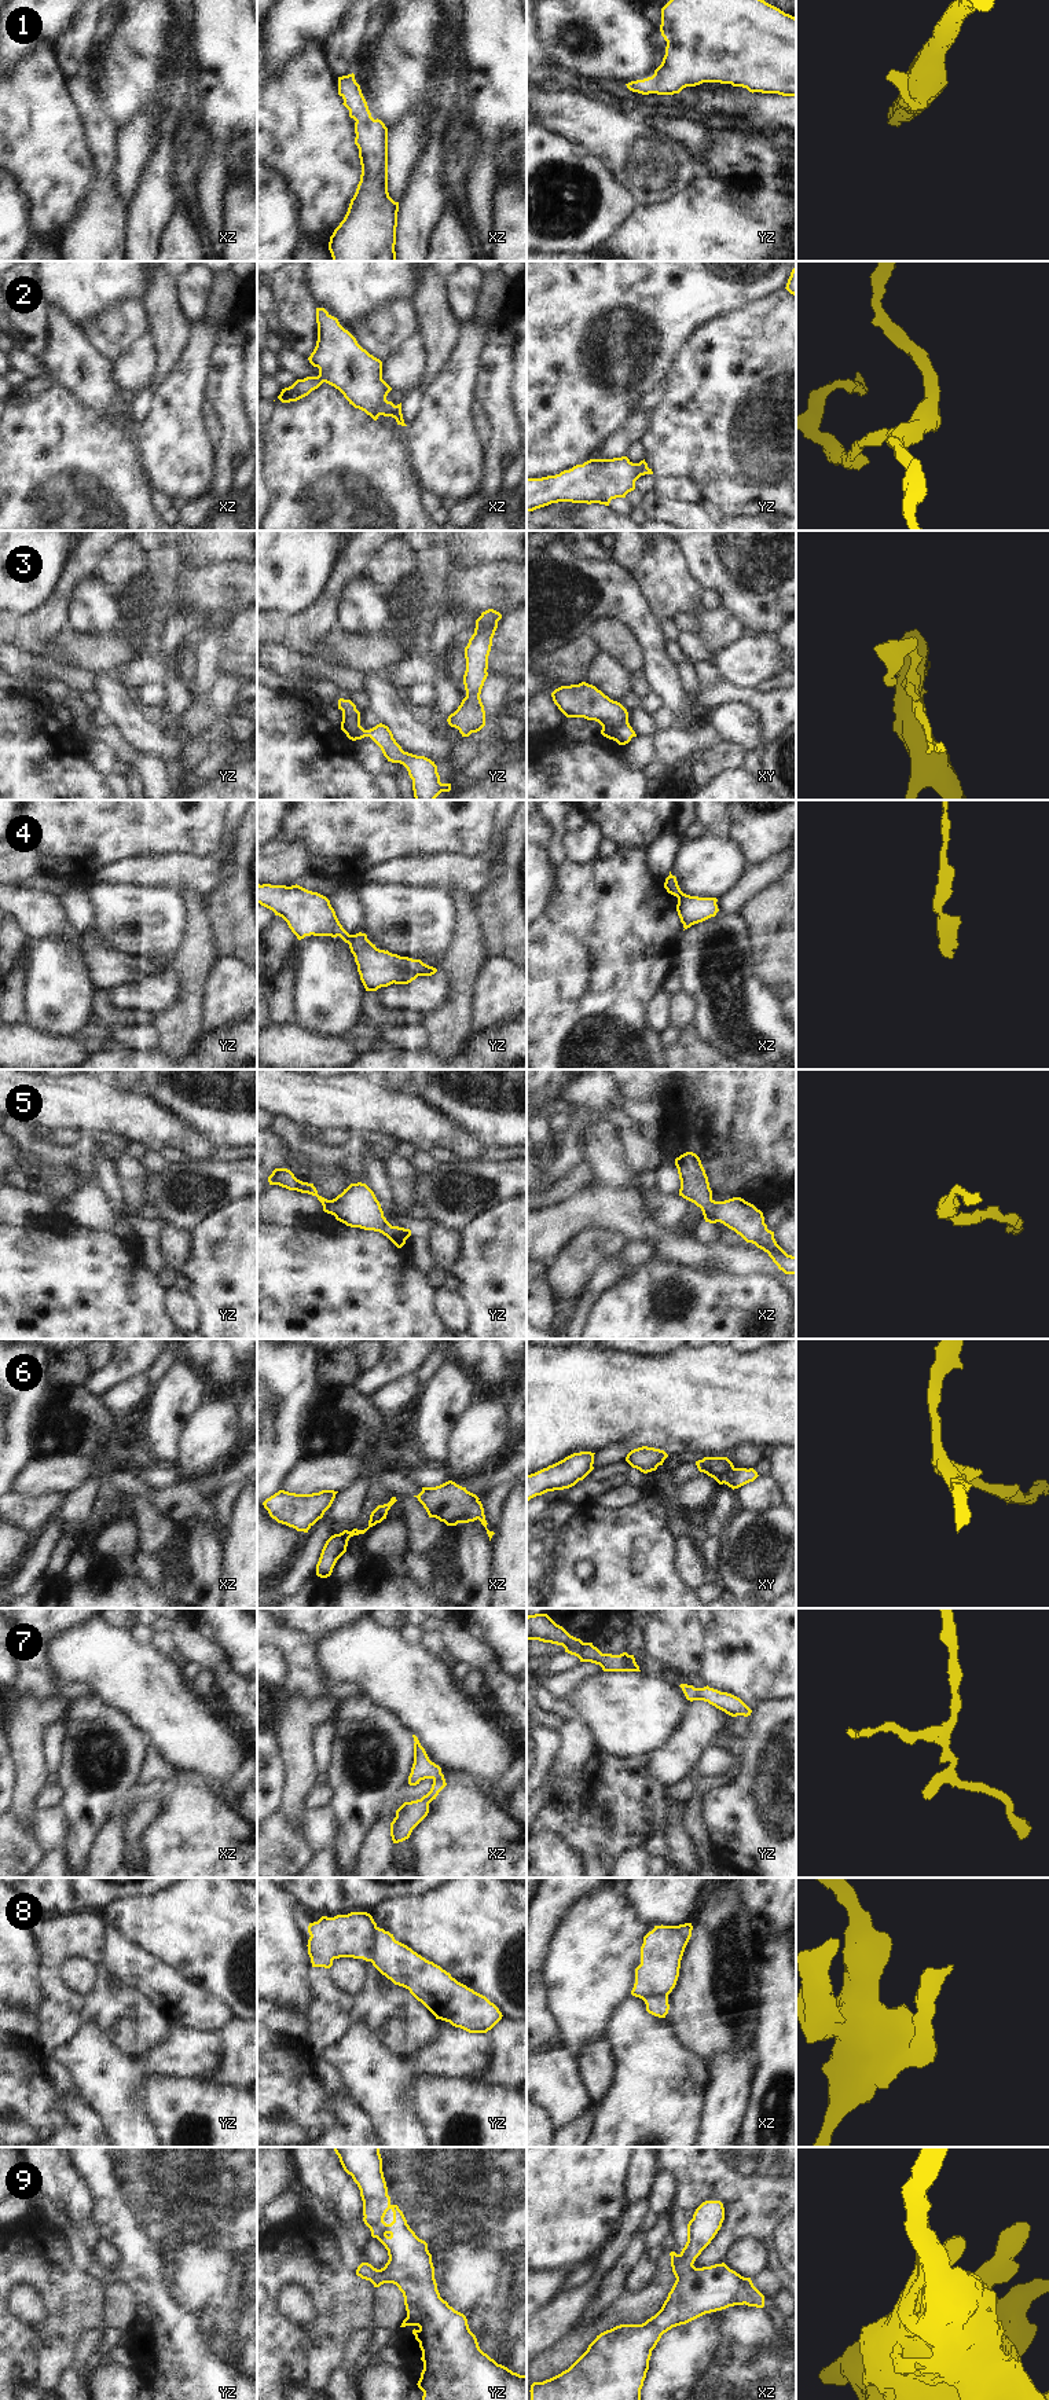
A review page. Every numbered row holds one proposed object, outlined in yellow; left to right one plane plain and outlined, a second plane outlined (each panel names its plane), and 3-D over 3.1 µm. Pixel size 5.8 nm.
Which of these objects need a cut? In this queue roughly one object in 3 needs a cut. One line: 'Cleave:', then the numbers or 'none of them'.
Cleave: 4, 8

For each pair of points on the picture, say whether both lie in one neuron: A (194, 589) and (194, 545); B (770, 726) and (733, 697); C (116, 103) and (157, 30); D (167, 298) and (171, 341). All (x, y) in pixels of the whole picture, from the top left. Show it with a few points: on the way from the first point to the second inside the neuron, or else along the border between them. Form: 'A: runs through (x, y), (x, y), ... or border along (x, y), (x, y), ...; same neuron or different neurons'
A: border along (224, 561), (216, 565), (184, 565); different neurons
B: runs through (769, 715), (751, 697), (744, 697); same neuron
C: runs through (124, 85), (125, 80), (145, 61), (146, 48); same neuron
D: runs through (167, 309), (167, 326), (169, 330); same neuron

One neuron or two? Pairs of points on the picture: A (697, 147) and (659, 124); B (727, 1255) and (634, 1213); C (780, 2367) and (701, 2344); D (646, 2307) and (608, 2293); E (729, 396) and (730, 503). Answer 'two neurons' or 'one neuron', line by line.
A: one neuron
B: one neuron
C: one neuron
D: two neurons
E: one neuron

